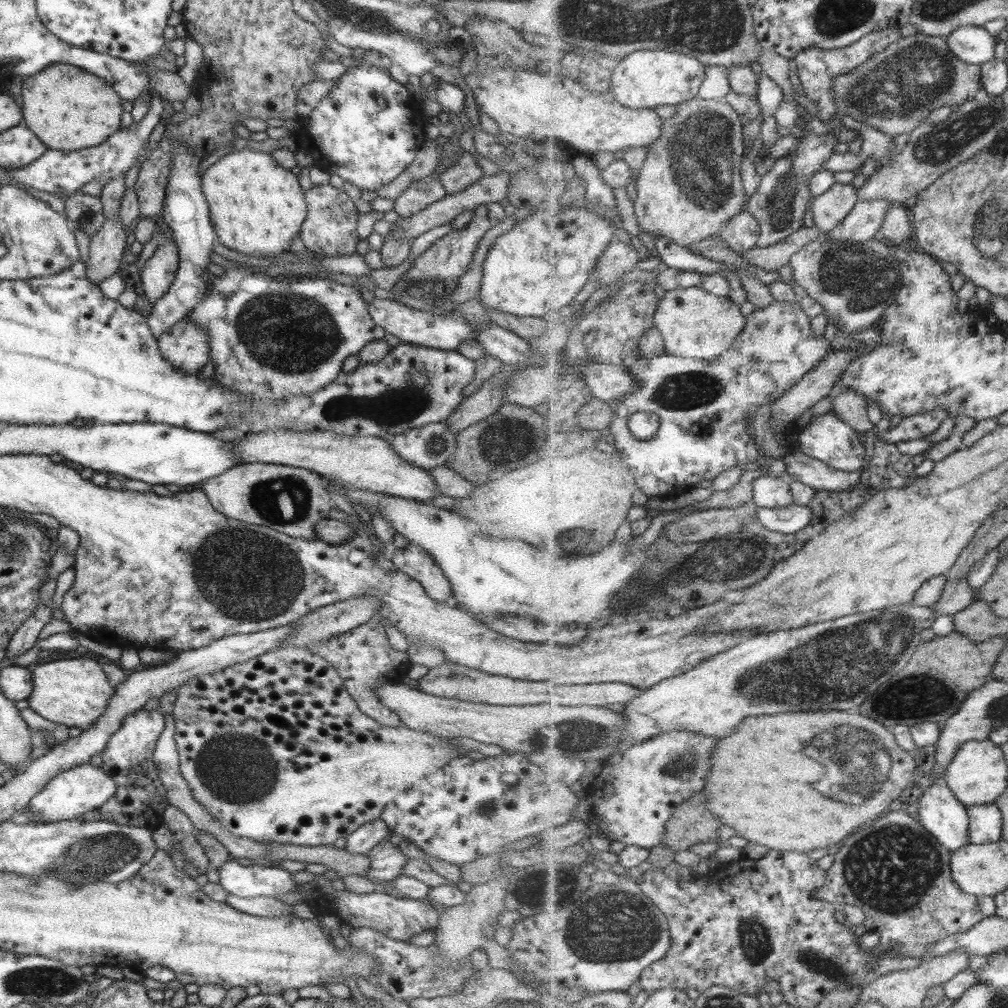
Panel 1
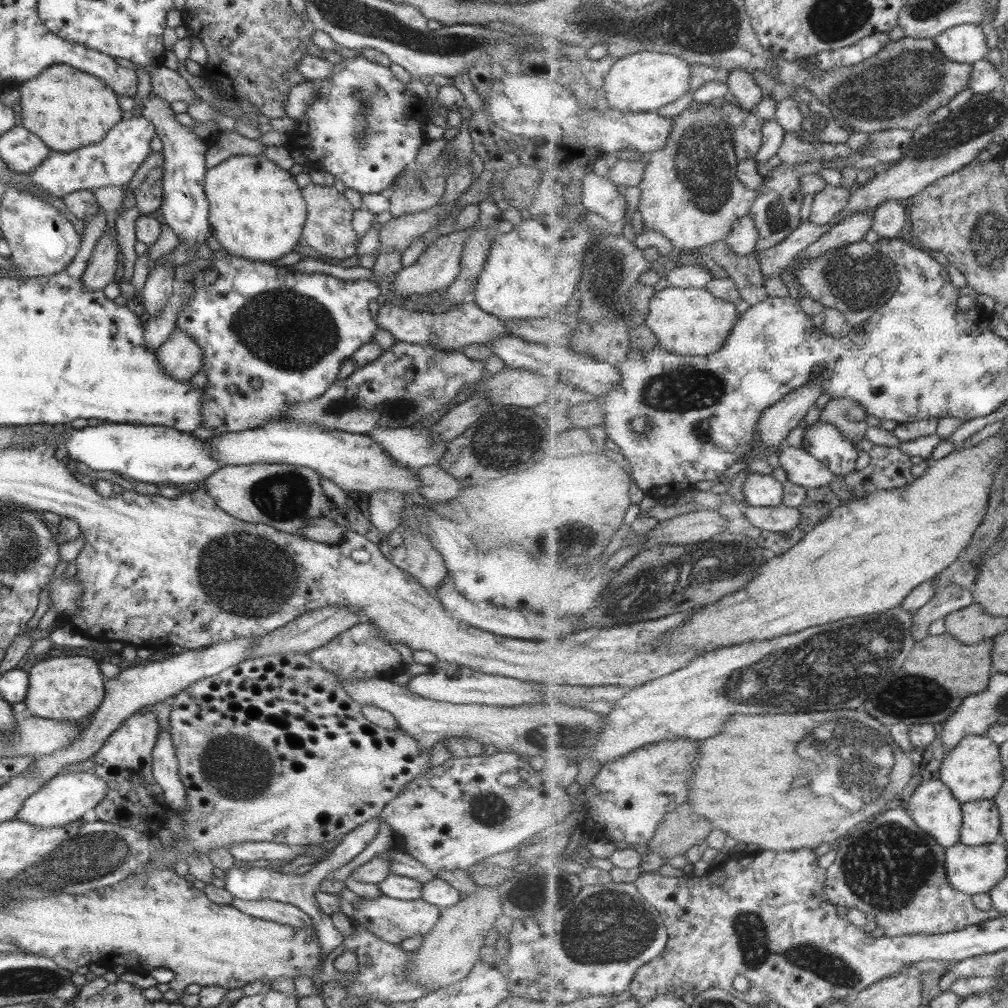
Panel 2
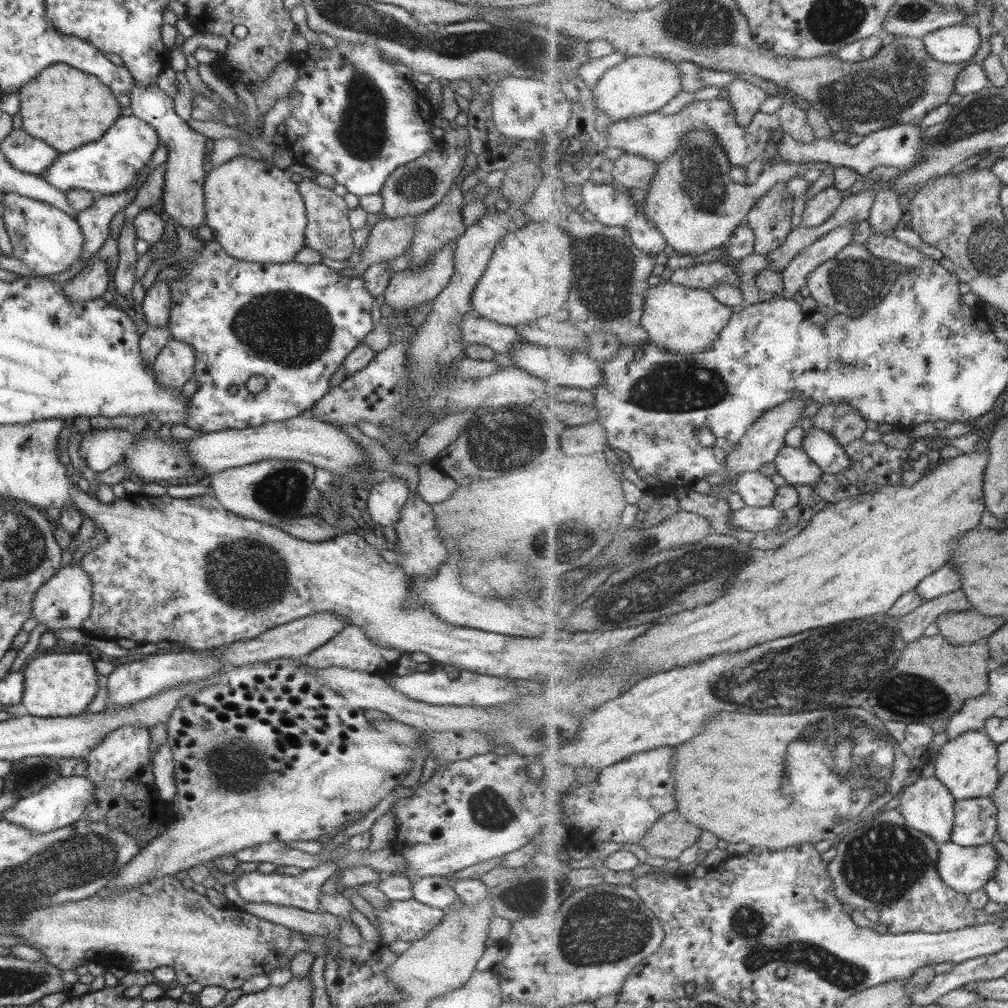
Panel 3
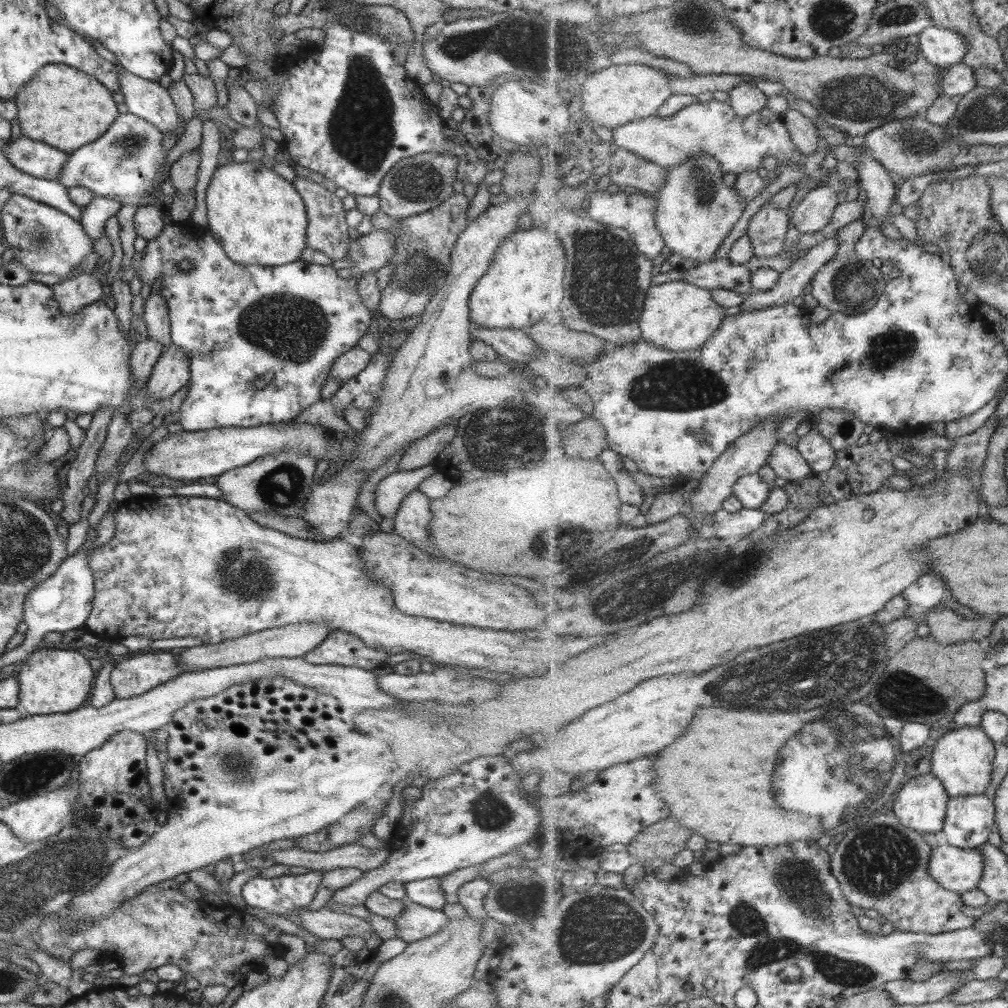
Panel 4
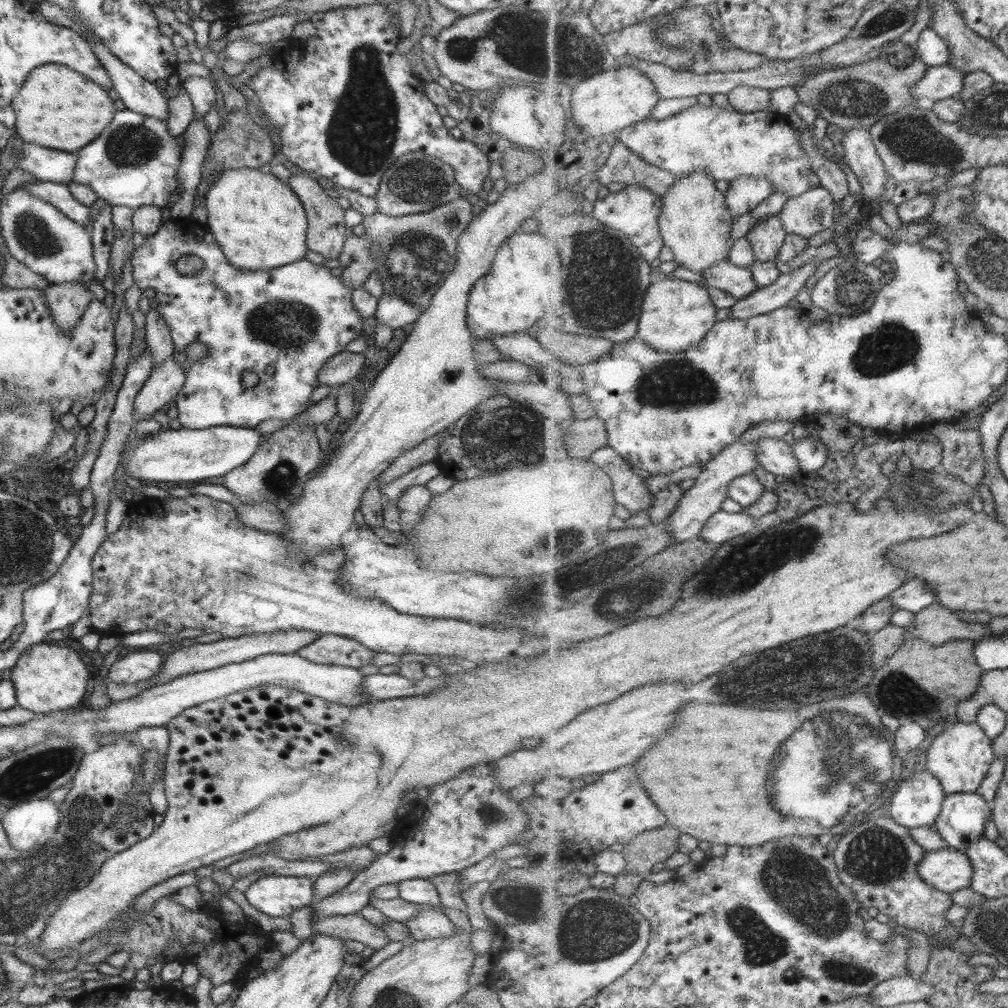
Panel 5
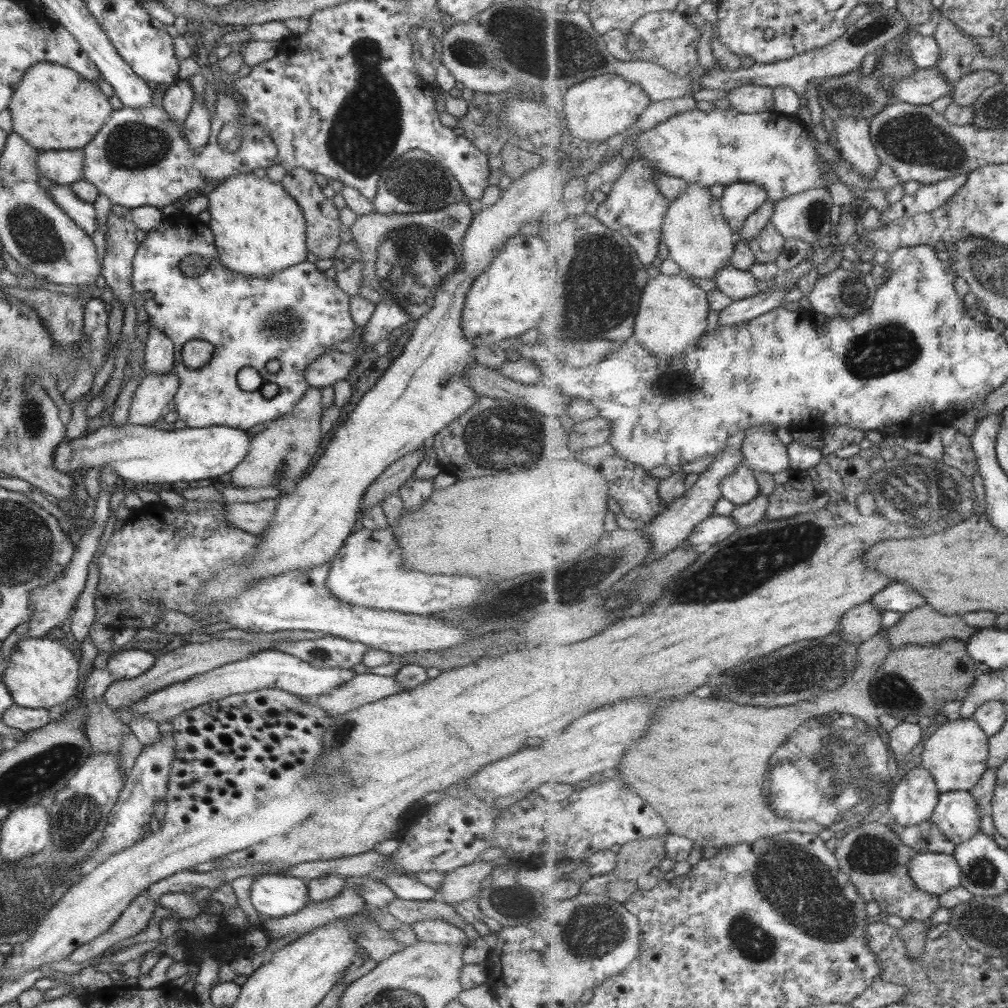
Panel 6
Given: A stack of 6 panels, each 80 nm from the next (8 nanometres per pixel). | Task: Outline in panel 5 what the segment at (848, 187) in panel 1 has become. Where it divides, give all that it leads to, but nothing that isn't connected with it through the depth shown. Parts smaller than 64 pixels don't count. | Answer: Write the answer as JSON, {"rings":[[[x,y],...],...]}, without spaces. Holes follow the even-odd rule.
{"rings":[[[821,186],[808,190],[799,196],[790,197],[779,213],[788,233],[794,232],[807,239],[819,235],[820,232],[825,232],[830,228],[835,228],[835,205],[838,204],[833,198],[833,193],[829,189]]]}

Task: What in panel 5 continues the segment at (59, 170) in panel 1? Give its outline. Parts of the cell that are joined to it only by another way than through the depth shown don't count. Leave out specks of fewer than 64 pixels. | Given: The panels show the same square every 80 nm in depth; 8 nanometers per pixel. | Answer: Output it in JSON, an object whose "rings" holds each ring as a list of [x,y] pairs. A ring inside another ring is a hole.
{"rings":[[[127,109],[115,111],[101,134],[77,152],[73,182],[90,186],[97,198],[111,206],[165,206],[178,192],[176,175],[181,150],[177,139],[167,133],[166,121]]]}

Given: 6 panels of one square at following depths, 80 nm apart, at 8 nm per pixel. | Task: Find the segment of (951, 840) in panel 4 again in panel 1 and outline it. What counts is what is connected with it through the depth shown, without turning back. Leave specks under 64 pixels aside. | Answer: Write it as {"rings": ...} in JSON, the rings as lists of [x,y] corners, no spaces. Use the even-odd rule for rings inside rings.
{"rings":[[[996,804],[967,806],[971,844],[995,843],[1003,840],[1003,816]]]}

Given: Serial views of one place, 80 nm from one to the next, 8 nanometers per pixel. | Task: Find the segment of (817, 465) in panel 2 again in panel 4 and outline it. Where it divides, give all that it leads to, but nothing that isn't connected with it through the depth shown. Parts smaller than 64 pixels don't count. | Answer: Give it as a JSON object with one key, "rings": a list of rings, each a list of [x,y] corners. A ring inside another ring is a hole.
{"rings":[[[783,440],[773,448],[769,466],[779,477],[787,481],[801,480],[815,474],[801,451],[796,446],[789,446]]]}

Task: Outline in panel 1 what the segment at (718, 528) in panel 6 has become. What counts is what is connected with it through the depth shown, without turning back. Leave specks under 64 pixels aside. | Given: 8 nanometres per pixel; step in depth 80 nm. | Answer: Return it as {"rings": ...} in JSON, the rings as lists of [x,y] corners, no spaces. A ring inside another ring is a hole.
{"rings":[[[790,504],[779,508],[758,508],[758,521],[771,532],[794,533],[810,524],[813,511],[808,505]]]}

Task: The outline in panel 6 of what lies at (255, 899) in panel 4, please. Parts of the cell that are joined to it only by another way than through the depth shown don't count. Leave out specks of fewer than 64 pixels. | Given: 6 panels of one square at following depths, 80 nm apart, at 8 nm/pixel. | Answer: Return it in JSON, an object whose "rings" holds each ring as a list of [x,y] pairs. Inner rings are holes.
{"rings":[[[259,875],[250,885],[249,900],[259,915],[292,915],[309,902],[303,880],[283,875]]]}

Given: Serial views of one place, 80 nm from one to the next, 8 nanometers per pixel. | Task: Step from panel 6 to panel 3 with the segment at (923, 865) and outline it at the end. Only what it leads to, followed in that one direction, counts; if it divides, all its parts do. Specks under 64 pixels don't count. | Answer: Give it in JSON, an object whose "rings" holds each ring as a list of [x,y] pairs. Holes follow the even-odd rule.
{"rings":[[[951,841],[940,844],[937,871],[949,887],[968,895],[983,890],[993,880],[1000,858],[991,844],[963,847]]]}

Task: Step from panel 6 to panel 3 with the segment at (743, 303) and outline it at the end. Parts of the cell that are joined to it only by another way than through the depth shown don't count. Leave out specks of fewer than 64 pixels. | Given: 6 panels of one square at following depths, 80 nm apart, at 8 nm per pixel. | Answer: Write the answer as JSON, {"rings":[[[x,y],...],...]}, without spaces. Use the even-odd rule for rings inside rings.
{"rings":[[[856,223],[834,228],[817,242],[802,250],[782,272],[784,287],[777,297],[793,298],[803,286],[807,286],[809,275],[824,262],[835,258],[853,240]]]}

